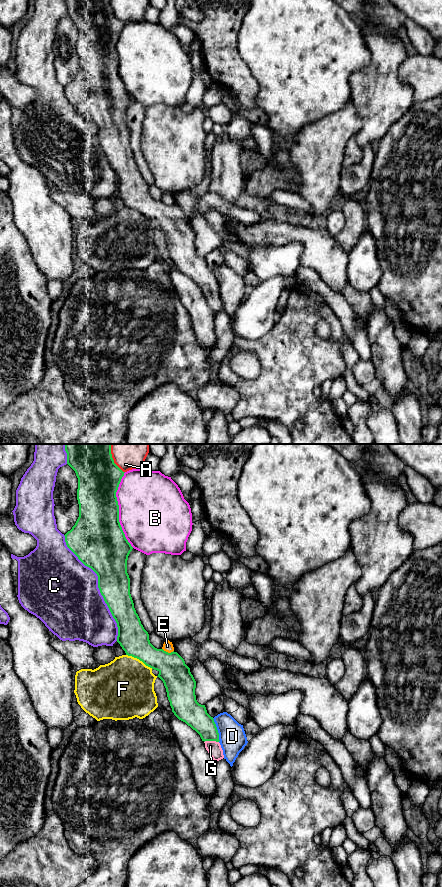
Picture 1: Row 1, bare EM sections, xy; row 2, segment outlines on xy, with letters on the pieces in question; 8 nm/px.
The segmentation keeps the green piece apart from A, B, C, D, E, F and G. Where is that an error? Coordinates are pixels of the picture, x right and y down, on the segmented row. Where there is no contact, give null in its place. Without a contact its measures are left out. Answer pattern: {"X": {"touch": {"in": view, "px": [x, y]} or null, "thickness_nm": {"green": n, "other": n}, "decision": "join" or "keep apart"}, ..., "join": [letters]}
{"A": {"touch": {"in": "xy", "px": [112, 458]}, "thickness_nm": {"green": 360, "other": 300}, "decision": "keep apart"}, "B": {"touch": {"in": "xy", "px": [118, 510]}, "thickness_nm": {"green": 400, "other": 500}, "decision": "keep apart"}, "C": {"touch": {"in": "xy", "px": [98, 587]}, "thickness_nm": {"green": 300, "other": 500}, "decision": "keep apart"}, "D": {"touch": {"in": "xy", "px": [217, 730]}, "thickness_nm": {"green": 200, "other": 220}, "decision": "keep apart"}, "E": {"touch": {"in": "xy", "px": [167, 652]}, "thickness_nm": {"green": 240, "other": 80}, "decision": "keep apart"}, "F": {"touch": {"in": "xy", "px": [139, 659]}, "thickness_nm": {"green": 240, "other": 460}, "decision": "keep apart"}, "G": {"touch": {"in": "xy", "px": [211, 740]}, "thickness_nm": {"green": 200, "other": 120}, "decision": "join"}, "join": ["G"]}

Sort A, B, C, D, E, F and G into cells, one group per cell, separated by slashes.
A / B / C / D / E / F / G

